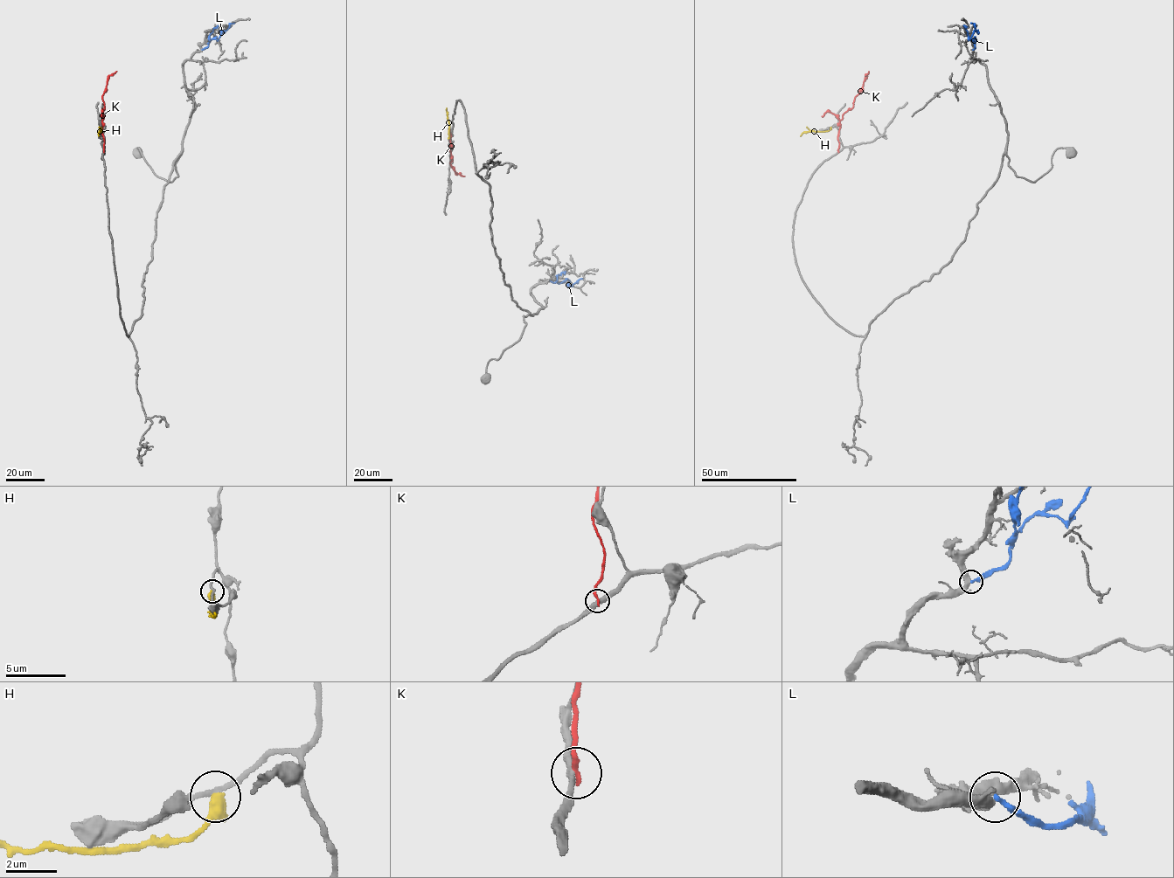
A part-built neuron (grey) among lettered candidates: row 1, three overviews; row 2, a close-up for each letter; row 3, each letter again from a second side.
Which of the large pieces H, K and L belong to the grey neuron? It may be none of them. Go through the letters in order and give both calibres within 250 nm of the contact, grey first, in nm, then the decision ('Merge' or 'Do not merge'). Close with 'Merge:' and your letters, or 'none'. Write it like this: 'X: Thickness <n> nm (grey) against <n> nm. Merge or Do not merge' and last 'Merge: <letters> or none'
H: Thickness 160 nm (grey) against 500 nm. Do not merge
K: Thickness 300 nm (grey) against 240 nm. Do not merge
L: Thickness 400 nm (grey) against 200 nm. Do not merge
Merge: none

